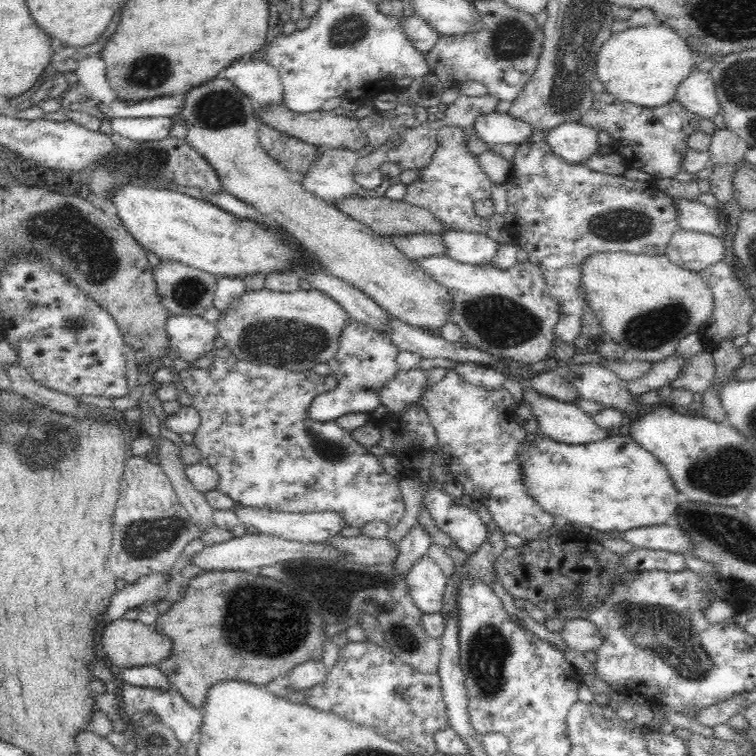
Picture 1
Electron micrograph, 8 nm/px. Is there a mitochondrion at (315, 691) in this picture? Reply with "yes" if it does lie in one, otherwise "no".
no

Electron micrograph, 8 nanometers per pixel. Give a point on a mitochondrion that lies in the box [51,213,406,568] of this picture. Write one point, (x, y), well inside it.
(286, 340)

